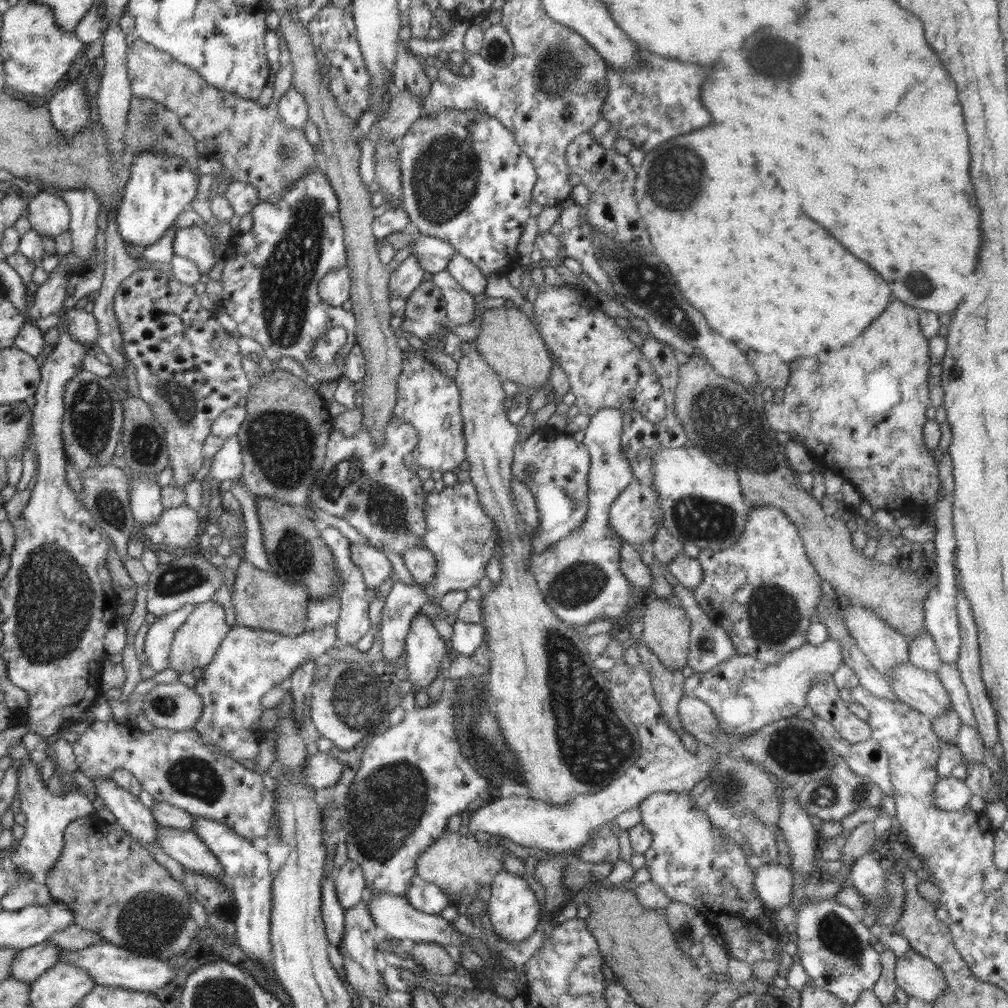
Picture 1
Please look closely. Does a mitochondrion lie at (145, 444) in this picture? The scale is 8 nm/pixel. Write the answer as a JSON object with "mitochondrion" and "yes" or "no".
{"mitochondrion":"yes"}

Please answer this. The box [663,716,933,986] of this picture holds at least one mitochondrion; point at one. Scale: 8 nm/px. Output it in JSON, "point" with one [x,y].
{"point":[845,950]}

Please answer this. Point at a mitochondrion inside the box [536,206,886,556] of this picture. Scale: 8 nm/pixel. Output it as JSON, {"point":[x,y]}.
{"point":[719,419]}

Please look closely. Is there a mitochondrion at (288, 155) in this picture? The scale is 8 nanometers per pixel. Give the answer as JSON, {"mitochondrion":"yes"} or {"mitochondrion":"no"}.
{"mitochondrion":"yes"}

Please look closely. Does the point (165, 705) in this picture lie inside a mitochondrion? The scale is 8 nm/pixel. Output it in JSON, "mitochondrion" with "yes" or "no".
{"mitochondrion":"yes"}

